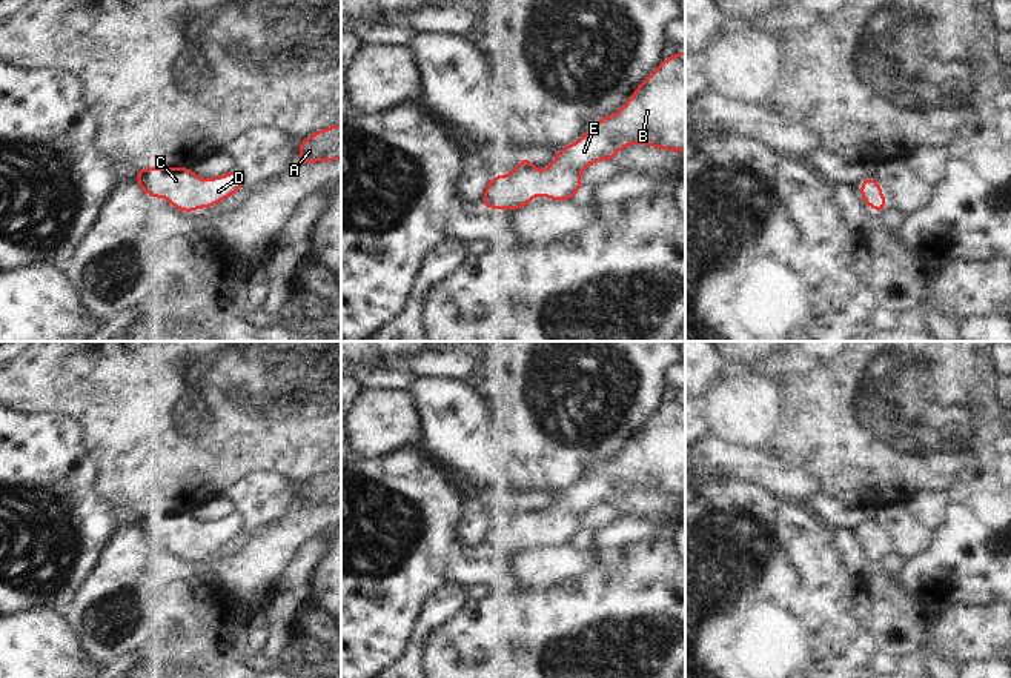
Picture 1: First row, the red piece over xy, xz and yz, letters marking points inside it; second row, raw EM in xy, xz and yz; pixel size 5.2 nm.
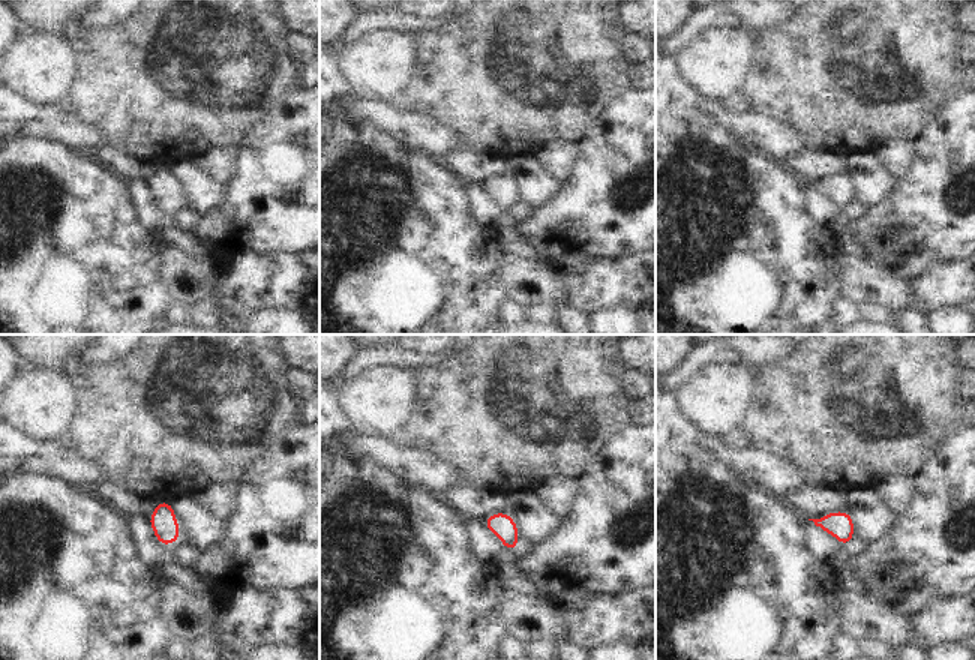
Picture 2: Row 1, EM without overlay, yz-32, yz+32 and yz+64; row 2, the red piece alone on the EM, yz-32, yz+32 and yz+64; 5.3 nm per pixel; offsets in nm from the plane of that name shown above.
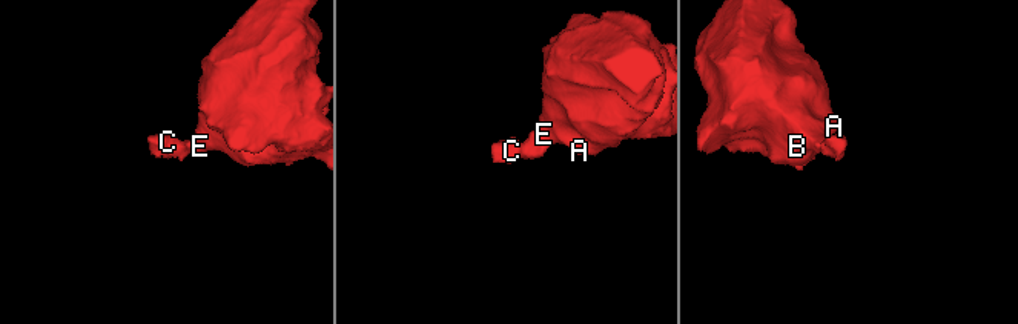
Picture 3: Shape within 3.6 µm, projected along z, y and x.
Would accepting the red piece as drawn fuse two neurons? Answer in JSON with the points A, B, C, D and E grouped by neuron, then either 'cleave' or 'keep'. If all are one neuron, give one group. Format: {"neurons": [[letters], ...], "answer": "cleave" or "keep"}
{"neurons": [["A", "B", "C", "D", "E"]], "answer": "keep"}

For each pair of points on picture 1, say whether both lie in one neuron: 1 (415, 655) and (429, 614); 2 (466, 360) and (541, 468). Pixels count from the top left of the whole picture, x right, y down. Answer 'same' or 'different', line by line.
1: same
2: different

